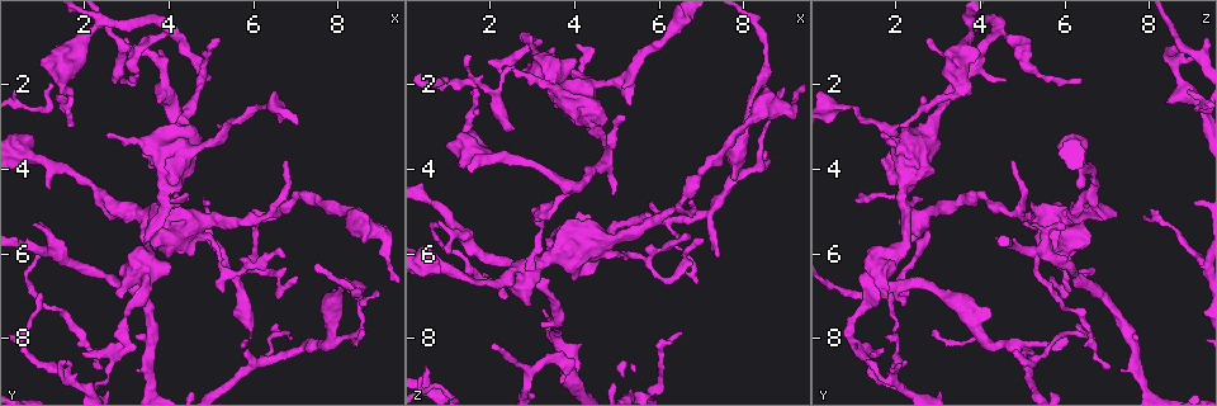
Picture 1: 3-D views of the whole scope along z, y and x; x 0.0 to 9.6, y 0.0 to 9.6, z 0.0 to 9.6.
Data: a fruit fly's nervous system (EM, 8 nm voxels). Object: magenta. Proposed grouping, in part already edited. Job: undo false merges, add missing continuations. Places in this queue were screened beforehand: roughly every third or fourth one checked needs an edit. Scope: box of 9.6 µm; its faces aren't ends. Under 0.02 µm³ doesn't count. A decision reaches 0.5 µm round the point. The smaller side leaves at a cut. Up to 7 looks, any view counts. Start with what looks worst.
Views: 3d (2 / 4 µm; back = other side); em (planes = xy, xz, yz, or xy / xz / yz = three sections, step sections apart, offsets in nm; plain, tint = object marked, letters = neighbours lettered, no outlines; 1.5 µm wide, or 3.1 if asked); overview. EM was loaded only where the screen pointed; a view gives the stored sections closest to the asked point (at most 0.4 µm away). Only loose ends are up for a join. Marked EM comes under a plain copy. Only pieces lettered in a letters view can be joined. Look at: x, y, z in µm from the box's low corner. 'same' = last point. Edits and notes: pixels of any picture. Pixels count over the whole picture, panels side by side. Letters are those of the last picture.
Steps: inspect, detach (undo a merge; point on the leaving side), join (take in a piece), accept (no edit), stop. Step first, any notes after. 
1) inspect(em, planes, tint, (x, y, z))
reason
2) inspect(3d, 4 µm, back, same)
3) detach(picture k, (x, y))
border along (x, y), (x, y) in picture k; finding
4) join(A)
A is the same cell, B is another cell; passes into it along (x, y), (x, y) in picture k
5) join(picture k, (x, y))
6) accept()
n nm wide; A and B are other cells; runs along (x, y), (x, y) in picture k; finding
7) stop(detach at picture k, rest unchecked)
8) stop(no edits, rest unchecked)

inspect(3d, 2 µm, (4.70, 1.80, 3.65))
branch point

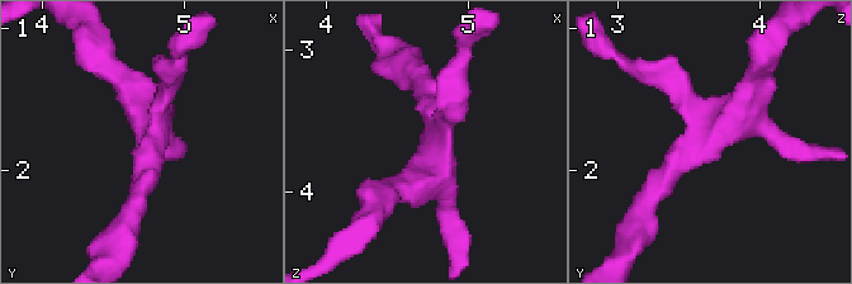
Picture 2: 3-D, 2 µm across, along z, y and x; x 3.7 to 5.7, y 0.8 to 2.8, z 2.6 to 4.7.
inspect(em, planes, letters, (4.78, 1.78, 3.62))

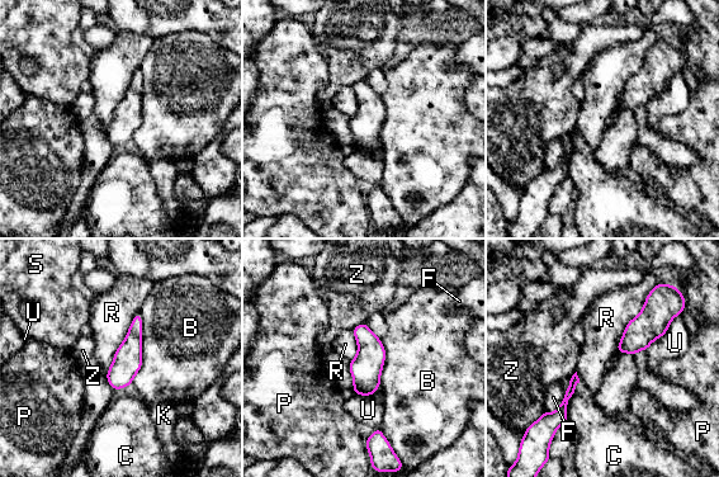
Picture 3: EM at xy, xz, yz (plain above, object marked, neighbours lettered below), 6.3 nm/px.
accept()
B, C, F, K, P, R, S, U and Z are other cells; border along (138, 311), (105, 373) in picture 3; one neuron here

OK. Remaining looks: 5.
inspect(3d, 2 µm, (2.50, 3.25, 1.70))
branch stops here

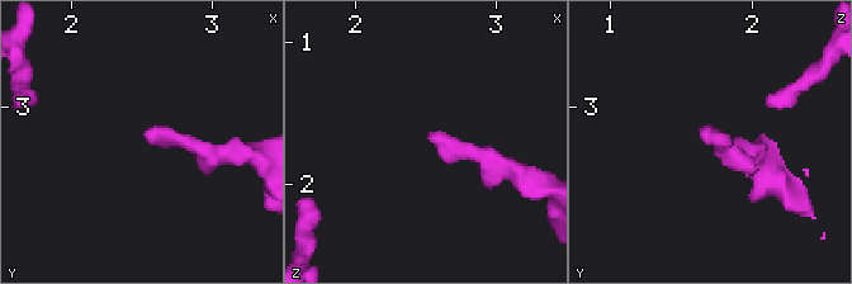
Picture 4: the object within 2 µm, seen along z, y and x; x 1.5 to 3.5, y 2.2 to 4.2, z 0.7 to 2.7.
inspect(em, planes, letters, (2.52, 3.20, 1.66))

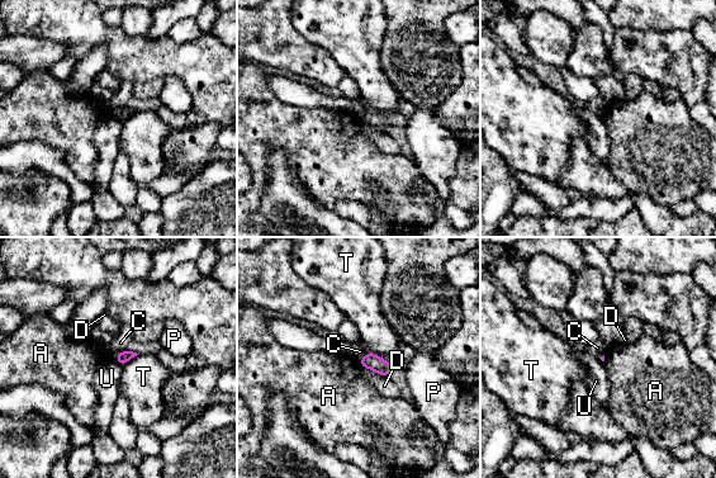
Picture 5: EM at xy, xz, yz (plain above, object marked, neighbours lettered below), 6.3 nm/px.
accept()
A, C, D, P, T and U are other cells; border along (358, 361), (363, 367) in picture 5; no lettered piece goes on from it

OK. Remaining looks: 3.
inspect(3d, 4 µm, back, (5.75, 8.35, 4.90))
branch stops here

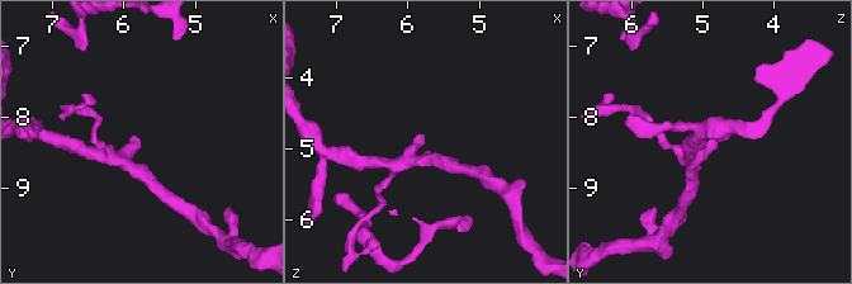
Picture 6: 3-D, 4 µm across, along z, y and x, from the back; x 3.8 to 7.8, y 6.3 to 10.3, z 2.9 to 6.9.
inspect(em, yz, step 8, tint, (5.80, 8.35, 4.80))
arms of 180, 190 nm

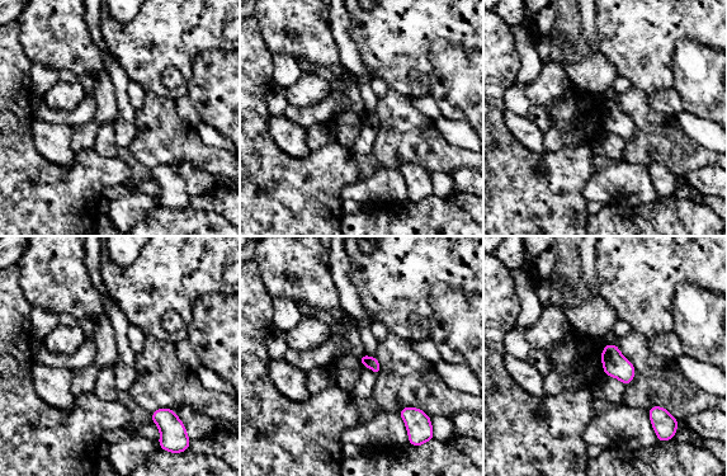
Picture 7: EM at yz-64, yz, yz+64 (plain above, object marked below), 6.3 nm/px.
inspect(em, yz, step 8, letters, same)

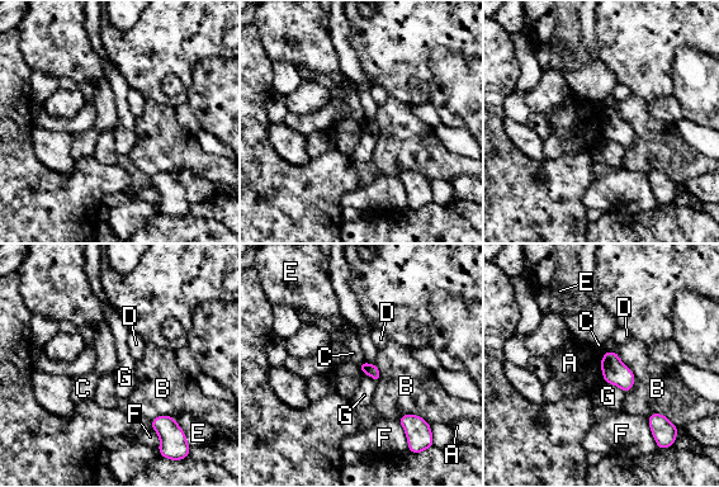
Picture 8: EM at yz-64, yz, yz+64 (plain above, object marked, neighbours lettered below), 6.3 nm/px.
accept()
A, B, C, D, E, F and G are other cells; border along (364, 360), (359, 365) in picture 8; none of them fits

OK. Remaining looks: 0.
stop(no edits, rest unchecked)

